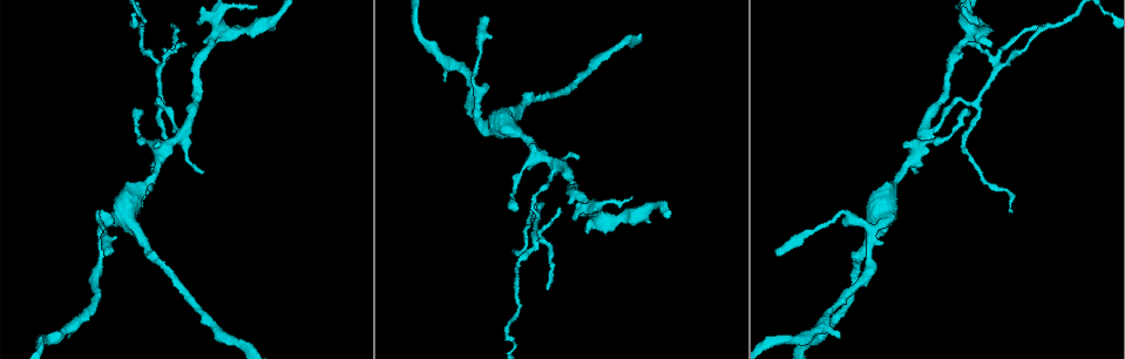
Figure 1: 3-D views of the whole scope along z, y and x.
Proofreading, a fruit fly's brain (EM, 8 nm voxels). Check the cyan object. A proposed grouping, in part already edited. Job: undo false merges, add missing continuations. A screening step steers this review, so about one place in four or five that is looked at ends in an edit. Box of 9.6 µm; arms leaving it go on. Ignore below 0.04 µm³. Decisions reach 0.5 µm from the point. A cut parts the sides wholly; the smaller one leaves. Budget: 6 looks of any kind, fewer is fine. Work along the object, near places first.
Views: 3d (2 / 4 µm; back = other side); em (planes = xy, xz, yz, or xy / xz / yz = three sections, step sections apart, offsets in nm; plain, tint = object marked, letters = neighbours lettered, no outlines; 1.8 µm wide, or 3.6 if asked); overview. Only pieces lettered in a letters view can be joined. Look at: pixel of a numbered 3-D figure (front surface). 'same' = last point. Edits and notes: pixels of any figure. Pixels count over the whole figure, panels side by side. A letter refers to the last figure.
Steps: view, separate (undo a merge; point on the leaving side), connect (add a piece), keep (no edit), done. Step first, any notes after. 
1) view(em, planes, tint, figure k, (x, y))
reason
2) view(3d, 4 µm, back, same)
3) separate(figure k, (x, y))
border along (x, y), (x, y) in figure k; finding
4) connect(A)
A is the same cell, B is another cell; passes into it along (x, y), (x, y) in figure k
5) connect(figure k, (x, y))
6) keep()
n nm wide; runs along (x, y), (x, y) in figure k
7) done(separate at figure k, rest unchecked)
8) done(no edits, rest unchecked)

view(em, planes, letters, figure 1, (484, 16))
an open end

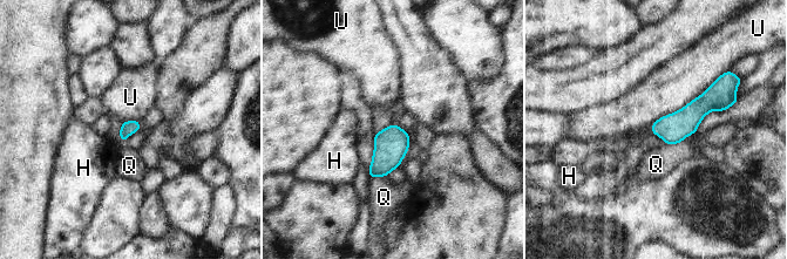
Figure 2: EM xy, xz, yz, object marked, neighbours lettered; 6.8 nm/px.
keep()
H, Q and U are other cells; border along (718, 76), (683, 107), (650, 124) in figure 2; none of them fits

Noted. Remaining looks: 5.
view(3d, 2 µm, figure 1, (925, 138))
a fork

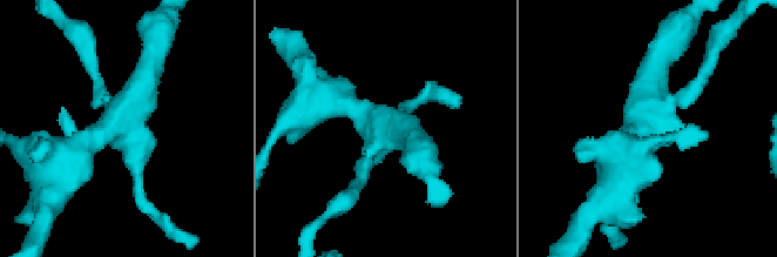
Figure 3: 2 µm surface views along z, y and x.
view(em, 3.6 µm, planes, tint, figure 3, (643, 124))

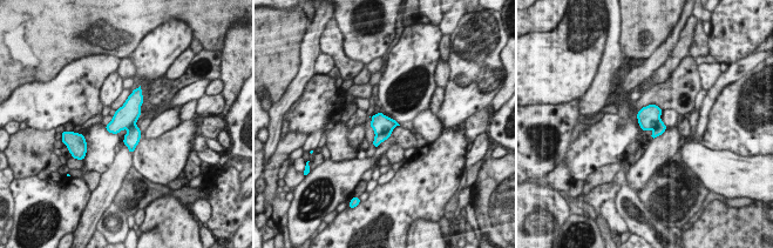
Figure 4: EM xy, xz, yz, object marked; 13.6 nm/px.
view(em, 3.6 µm, planes, letters, same)

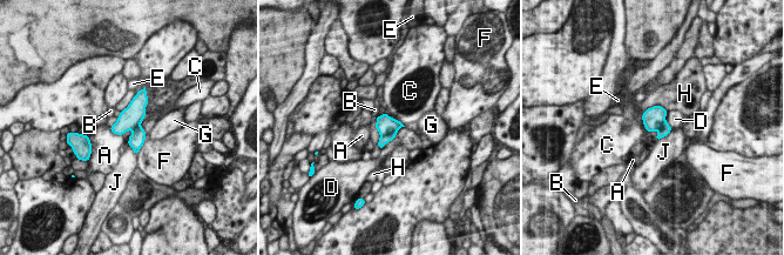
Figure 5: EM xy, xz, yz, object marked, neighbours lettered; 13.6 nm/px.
separate(figure 5, (383, 140))
A, B, C, D, E, F, G, H and J are other cells; border along (398, 128), (380, 136) in figure 5; a second neuron is stuck on

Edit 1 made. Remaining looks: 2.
done(separate at figure 5, rest unchecked)

